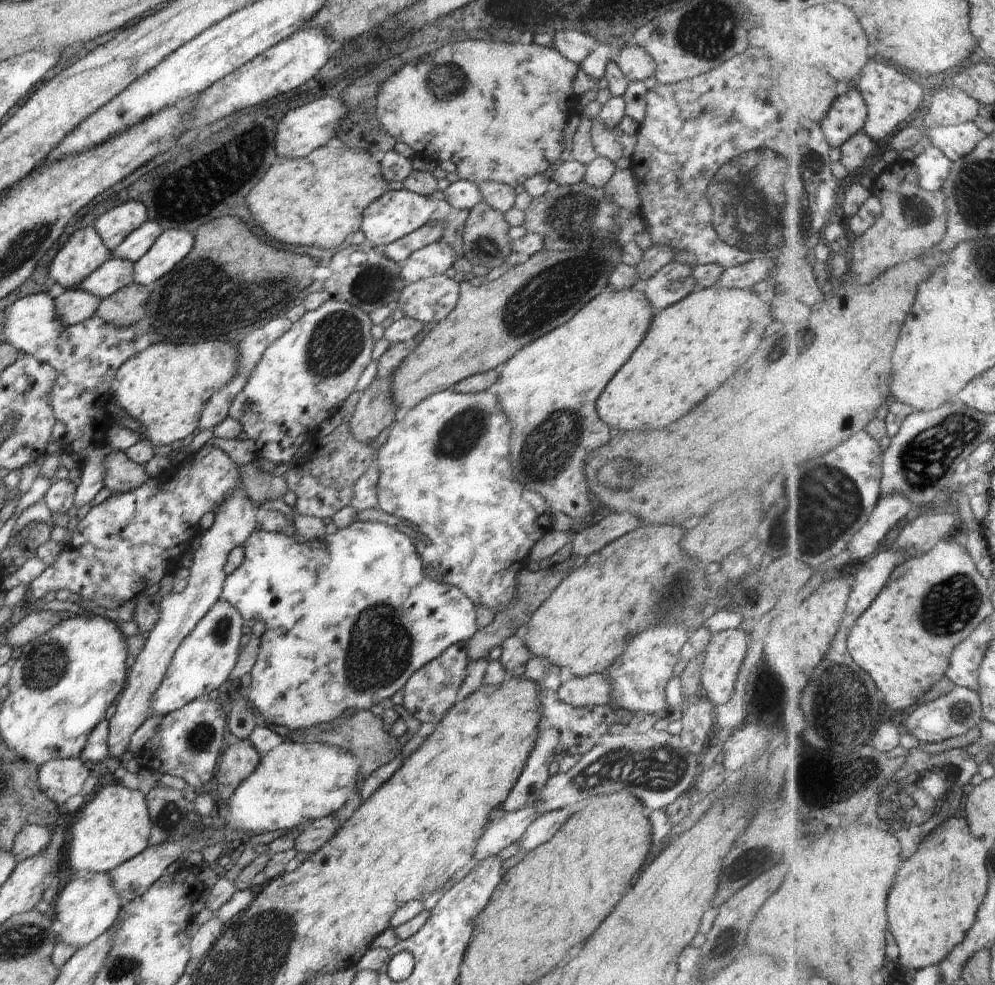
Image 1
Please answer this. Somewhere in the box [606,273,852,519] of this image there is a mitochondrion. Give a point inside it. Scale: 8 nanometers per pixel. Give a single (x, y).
(804, 334)

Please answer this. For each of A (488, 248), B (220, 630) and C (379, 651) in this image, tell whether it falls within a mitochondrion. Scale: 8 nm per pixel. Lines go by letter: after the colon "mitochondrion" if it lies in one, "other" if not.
A: mitochondrion
B: mitochondrion
C: mitochondrion

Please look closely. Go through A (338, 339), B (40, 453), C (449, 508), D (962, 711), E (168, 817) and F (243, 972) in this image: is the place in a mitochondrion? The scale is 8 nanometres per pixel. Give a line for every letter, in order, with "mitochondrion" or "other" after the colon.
A: mitochondrion
B: other
C: other
D: mitochondrion
E: mitochondrion
F: mitochondrion

